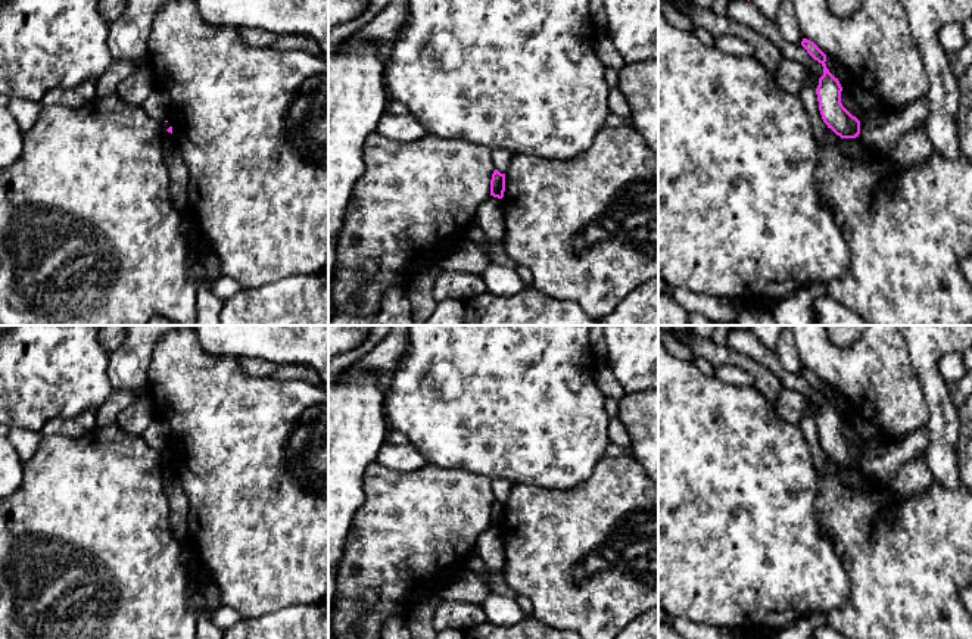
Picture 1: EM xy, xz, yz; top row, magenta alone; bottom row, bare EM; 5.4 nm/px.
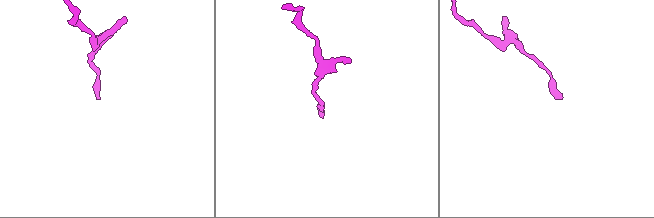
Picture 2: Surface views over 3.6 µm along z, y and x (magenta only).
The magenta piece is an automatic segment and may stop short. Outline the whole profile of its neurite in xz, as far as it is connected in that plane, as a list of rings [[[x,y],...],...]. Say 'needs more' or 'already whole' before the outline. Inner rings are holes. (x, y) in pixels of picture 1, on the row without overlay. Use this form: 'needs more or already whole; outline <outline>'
already whole; outline [[[495,499],[490,509],[490,526],[502,529],[504,521],[505,521],[505,504],[501,504],[498,499]]]

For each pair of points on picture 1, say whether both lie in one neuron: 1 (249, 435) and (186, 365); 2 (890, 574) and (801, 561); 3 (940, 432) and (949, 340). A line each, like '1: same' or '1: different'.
1: same
2: different
3: same

